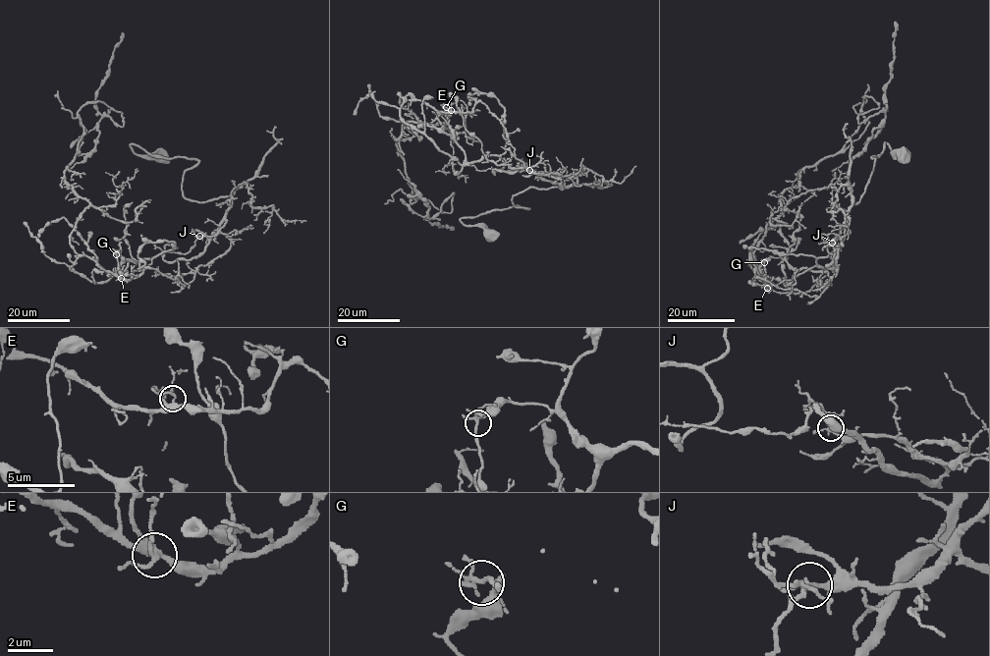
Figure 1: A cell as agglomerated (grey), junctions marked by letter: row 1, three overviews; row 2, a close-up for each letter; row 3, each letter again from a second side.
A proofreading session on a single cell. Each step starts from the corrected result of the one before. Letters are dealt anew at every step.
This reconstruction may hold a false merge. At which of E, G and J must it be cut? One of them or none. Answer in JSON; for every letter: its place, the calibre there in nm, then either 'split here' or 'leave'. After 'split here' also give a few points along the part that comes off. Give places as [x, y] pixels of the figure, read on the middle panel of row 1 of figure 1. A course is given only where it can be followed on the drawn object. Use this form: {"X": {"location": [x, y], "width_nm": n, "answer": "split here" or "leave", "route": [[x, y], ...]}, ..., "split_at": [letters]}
{"E": {"location": [451, 110], "width_nm": 260, "answer": "leave"}, "G": {"location": [446, 107], "width_nm": 160, "answer": "split here", "route": [[445, 107], [400, 98], [419, 121], [394, 137], [407, 196], [447, 212], [453, 193], [425, 218], [452, 227]]}, "J": {"location": [529, 170], "width_nm": 160, "answer": "leave"}, "split_at": ["G"]}

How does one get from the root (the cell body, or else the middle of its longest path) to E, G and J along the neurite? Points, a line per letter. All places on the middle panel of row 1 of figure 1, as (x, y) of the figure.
E: (491, 234), (460, 219), (527, 209), (512, 196), (562, 188), (523, 164), (494, 174), (503, 160), (451, 110)
G: (491, 234), (460, 219), (562, 188), (523, 164), (494, 174), (497, 155), (467, 163), (445, 107)
J: (491, 234), (460, 219), (527, 209), (512, 196), (562, 188), (529, 170)

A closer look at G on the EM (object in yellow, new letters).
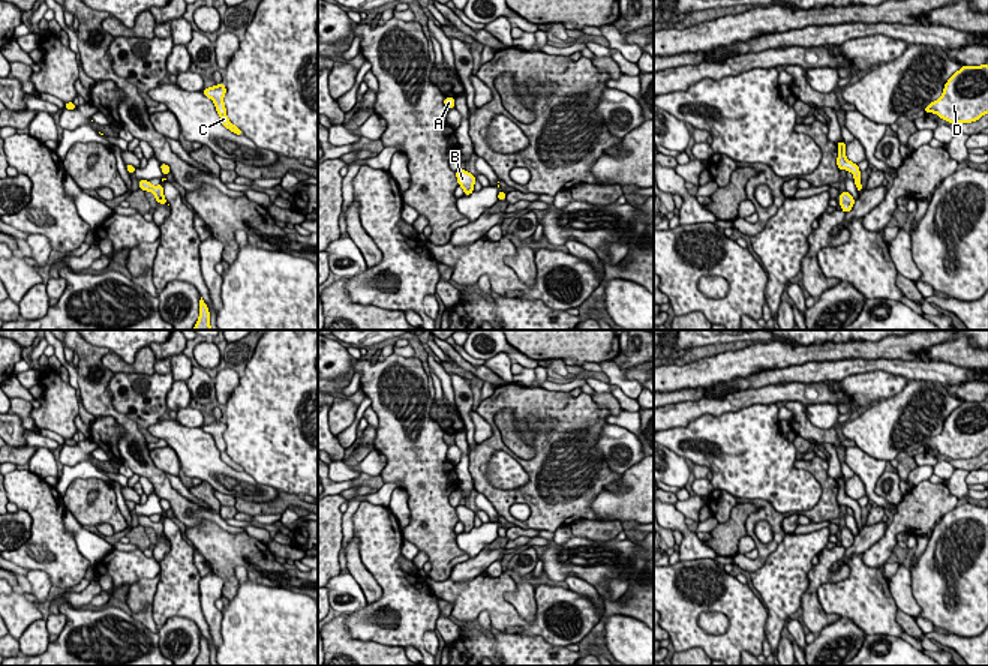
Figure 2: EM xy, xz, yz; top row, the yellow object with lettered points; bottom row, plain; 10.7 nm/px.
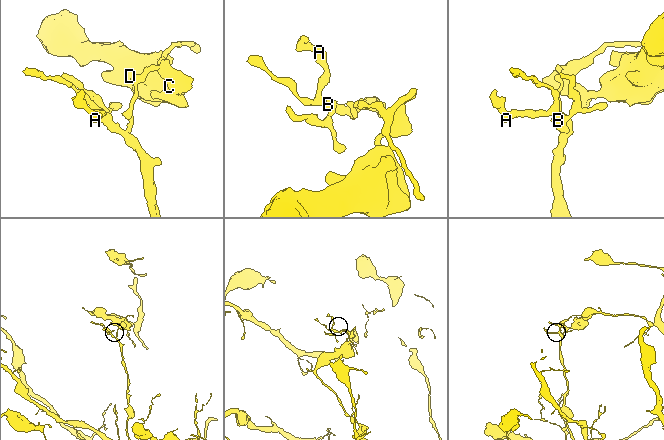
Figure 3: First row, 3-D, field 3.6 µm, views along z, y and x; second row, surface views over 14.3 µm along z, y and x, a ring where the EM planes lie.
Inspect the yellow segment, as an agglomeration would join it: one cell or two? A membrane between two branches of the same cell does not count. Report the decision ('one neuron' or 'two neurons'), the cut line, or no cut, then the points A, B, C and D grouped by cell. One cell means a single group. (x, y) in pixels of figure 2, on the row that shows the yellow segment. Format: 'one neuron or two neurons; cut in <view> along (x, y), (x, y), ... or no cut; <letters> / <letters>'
two neurons; cut in yz along (858, 170), (852, 171); A B / C D

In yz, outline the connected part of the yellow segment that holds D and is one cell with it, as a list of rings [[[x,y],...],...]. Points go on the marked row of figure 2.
[[[961,66],[945,84],[942,98],[931,102],[924,112],[936,112],[940,118],[955,124],[979,120],[988,112],[988,66]]]

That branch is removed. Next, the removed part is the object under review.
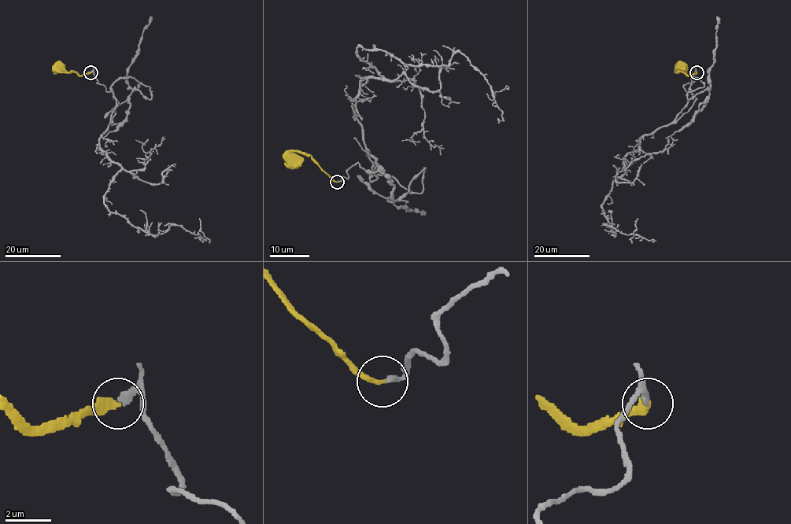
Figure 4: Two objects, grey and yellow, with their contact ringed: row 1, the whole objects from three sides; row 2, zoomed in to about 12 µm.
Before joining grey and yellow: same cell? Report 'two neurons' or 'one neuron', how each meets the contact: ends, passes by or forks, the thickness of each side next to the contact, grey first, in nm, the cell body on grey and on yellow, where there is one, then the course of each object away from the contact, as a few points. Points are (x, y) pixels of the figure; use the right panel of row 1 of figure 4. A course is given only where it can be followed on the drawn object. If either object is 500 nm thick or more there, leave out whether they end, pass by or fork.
one neuron | grey ends | yellow ends | 280/280 nm | grey none | yellow (681, 67) | grey via (696, 71), (683, 86), (693, 95), (688, 105), (637, 141), (602, 207), (615, 235), (607, 224), (652, 241) | yellow via (696, 72), (688, 75), (675, 71), (681, 67)

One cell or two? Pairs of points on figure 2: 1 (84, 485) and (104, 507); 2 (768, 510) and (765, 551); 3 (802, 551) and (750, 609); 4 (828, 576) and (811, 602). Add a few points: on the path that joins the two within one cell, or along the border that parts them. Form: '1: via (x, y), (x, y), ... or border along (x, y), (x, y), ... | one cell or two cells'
1: via (92, 485), (104, 494), (104, 500) | one cell
2: via (775, 521), (775, 540) | one cell
3: border along (762, 603), (766, 611), (766, 635) | two cells
4: via (820, 579), (813, 587), (811, 594) | one cell

